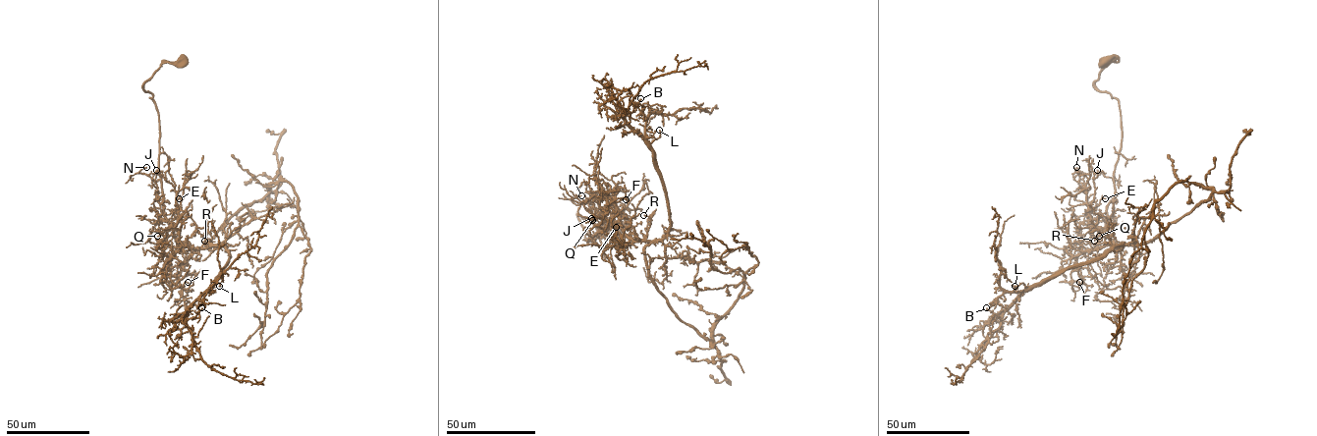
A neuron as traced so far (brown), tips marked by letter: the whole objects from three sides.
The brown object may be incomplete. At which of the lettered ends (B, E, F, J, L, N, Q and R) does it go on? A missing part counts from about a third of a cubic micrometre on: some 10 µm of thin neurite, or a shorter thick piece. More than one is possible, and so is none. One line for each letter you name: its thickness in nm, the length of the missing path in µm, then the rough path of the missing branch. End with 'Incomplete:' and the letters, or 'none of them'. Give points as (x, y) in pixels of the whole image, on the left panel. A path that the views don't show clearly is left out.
Incomplete: none of them

